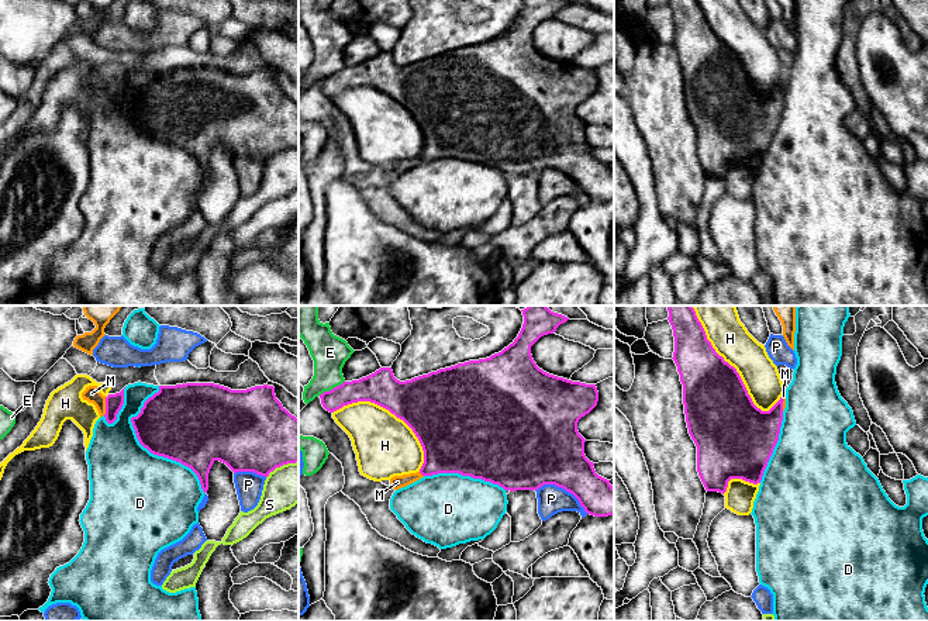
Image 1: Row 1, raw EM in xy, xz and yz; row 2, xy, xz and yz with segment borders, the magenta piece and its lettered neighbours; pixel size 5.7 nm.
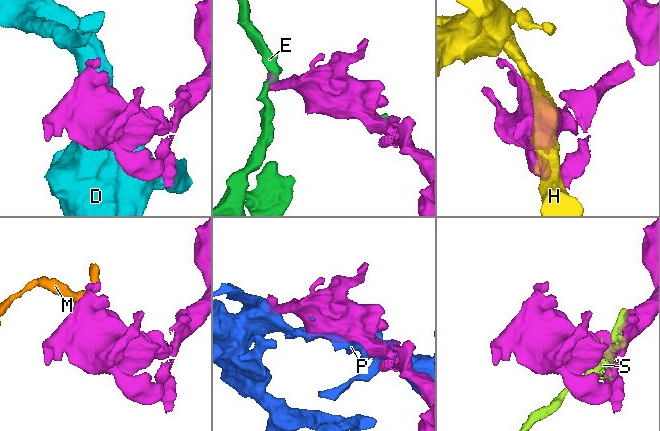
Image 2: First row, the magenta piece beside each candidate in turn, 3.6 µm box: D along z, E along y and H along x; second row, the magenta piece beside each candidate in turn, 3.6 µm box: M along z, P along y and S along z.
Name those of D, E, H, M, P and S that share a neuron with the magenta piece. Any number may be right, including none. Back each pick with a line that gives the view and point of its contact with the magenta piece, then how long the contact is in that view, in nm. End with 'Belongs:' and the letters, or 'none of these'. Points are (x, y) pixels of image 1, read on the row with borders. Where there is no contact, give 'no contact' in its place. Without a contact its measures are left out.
Belongs: none of these

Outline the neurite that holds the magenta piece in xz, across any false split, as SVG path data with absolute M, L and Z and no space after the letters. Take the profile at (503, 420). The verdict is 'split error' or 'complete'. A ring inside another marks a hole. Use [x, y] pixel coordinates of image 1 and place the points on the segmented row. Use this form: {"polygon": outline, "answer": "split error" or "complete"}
{"polygon": "M528 306L521 310L524 324L514 339L501 352L486 359L469 360L428 375L400 382L391 368L380 368L359 380L344 382L320 394L322 407L334 413L344 406L370 401L403 420L418 438L424 451L422 476L438 473L459 473L499 484L504 490L538 490L544 484L555 484L572 493L594 517L614 515L614 487L610 480L598 476L594 463L584 455L586 439L577 431L577 422L589 414L598 401L596 384L572 382L539 369L532 359L531 346L544 335L553 334L569 318L551 311L546 306Z", "answer": "complete"}

